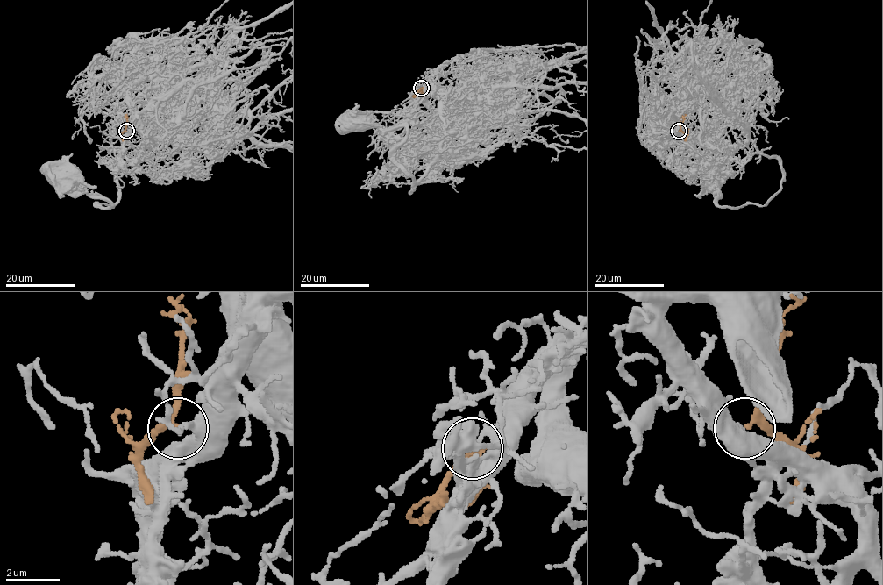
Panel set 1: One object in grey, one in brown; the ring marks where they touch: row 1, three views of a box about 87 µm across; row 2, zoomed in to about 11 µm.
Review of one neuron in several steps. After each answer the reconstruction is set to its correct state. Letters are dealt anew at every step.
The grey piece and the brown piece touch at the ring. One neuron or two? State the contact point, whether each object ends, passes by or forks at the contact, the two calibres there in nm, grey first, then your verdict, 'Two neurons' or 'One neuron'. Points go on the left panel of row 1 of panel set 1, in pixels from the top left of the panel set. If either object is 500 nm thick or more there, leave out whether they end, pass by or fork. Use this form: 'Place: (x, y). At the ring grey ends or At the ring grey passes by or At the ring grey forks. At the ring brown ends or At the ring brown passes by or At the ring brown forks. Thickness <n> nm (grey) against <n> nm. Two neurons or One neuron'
Place: (126, 131). At the ring grey passes by. At the ring brown passes by. Thickness 170 nm (grey) against 200 nm. Two neurons

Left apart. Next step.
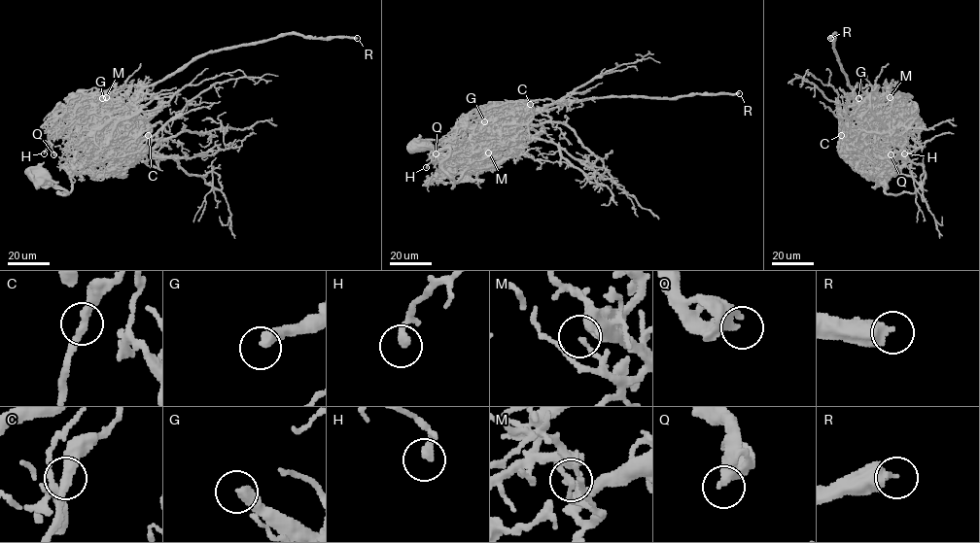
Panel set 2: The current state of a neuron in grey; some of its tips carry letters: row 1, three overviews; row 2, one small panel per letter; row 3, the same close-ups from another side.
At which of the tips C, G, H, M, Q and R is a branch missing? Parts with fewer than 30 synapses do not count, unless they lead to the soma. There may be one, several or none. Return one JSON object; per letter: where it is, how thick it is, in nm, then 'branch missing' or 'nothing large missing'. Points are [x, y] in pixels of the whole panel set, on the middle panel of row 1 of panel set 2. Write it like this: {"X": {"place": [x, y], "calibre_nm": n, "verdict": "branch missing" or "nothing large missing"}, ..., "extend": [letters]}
{"C": {"place": [530, 104], "calibre_nm": 300, "verdict": "nothing large missing"}, "G": {"place": [484, 121], "calibre_nm": 420, "verdict": "branch missing"}, "H": {"place": [426, 167], "calibre_nm": 280, "verdict": "nothing large missing"}, "M": {"place": [488, 152], "calibre_nm": 200, "verdict": "nothing large missing"}, "Q": {"place": [436, 153], "calibre_nm": 440, "verdict": "nothing large missing"}, "R": {"place": [739, 93], "calibre_nm": 550, "verdict": "branch missing"}, "extend": ["G", "R"]}

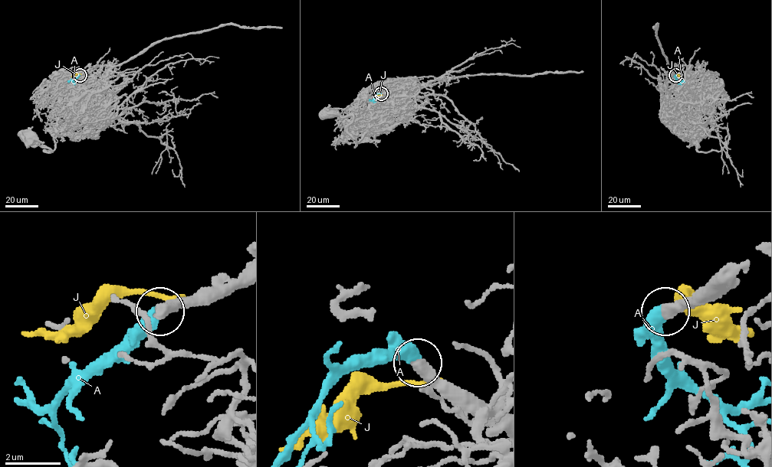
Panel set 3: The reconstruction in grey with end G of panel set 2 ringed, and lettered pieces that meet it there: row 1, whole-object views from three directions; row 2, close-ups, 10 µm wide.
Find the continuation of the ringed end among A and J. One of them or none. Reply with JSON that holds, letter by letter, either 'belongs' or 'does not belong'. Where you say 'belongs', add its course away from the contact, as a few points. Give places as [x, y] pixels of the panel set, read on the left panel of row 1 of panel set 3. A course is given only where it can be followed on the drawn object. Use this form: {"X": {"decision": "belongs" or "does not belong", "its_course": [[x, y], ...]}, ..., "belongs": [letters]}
{"A": {"decision": "belongs"}, "J": {"decision": "does not belong"}, "belongs": ["A"]}

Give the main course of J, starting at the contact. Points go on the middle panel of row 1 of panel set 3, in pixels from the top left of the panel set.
J: (382, 95), (372, 99)

